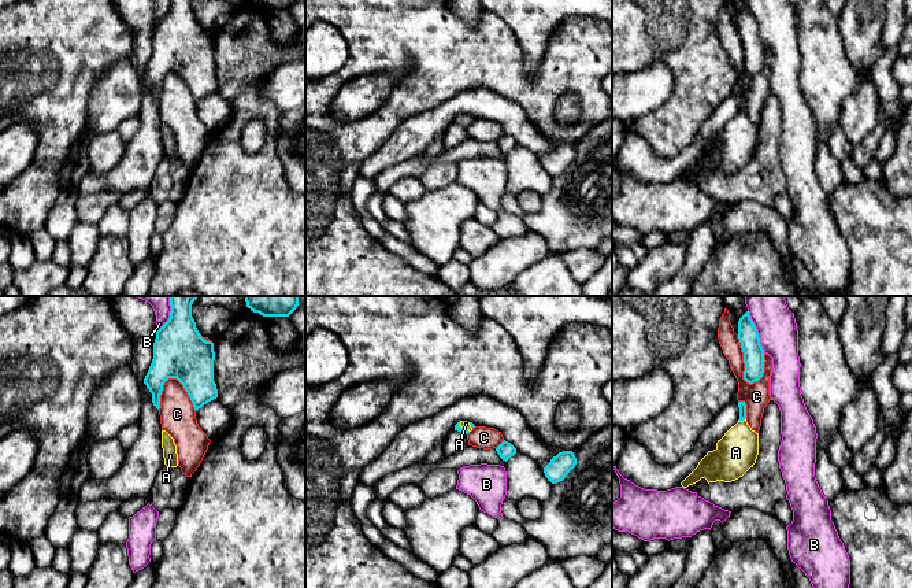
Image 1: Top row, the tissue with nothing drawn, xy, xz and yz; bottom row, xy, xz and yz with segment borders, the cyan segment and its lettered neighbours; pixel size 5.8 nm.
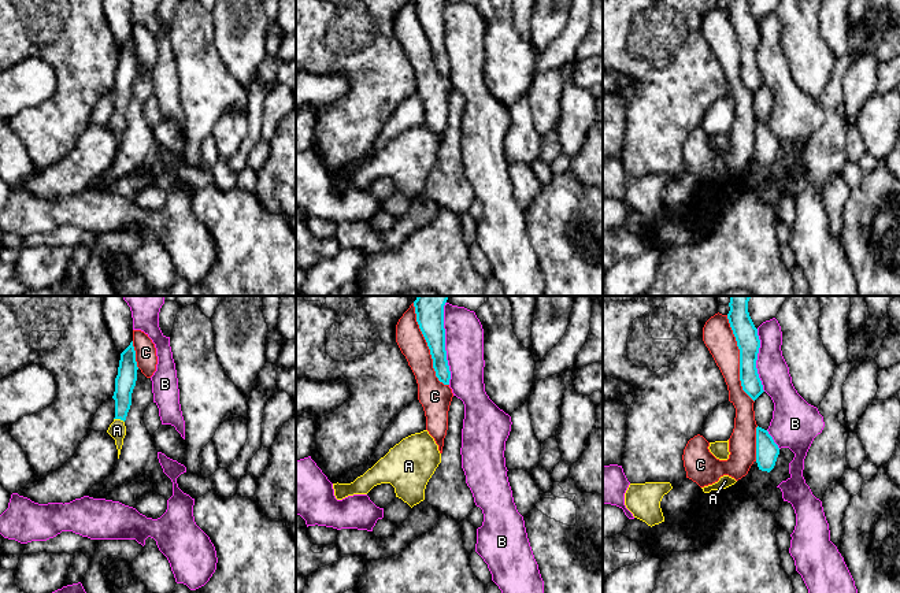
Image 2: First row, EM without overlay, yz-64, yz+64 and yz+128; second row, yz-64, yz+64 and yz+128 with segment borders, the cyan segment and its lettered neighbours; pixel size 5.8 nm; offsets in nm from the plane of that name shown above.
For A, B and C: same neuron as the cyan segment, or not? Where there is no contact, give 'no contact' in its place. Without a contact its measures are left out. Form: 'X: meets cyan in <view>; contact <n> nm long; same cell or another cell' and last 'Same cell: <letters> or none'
A: meets cyan in yz; contact 50 nm long; same cell
B: meets cyan in yz; contact 280 nm long; another cell
C: meets cyan in yz; contact 300 nm long; another cell
Same cell: A

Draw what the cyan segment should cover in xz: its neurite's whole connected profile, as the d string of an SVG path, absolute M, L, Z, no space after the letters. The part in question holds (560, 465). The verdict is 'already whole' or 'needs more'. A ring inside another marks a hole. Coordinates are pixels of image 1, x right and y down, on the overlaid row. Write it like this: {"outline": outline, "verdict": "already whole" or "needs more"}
{"outline": "M572 451L559 452L550 459L550 462L544 467L545 477L552 484L560 482L566 476L575 467L577 458Z", "verdict": "already whole"}

